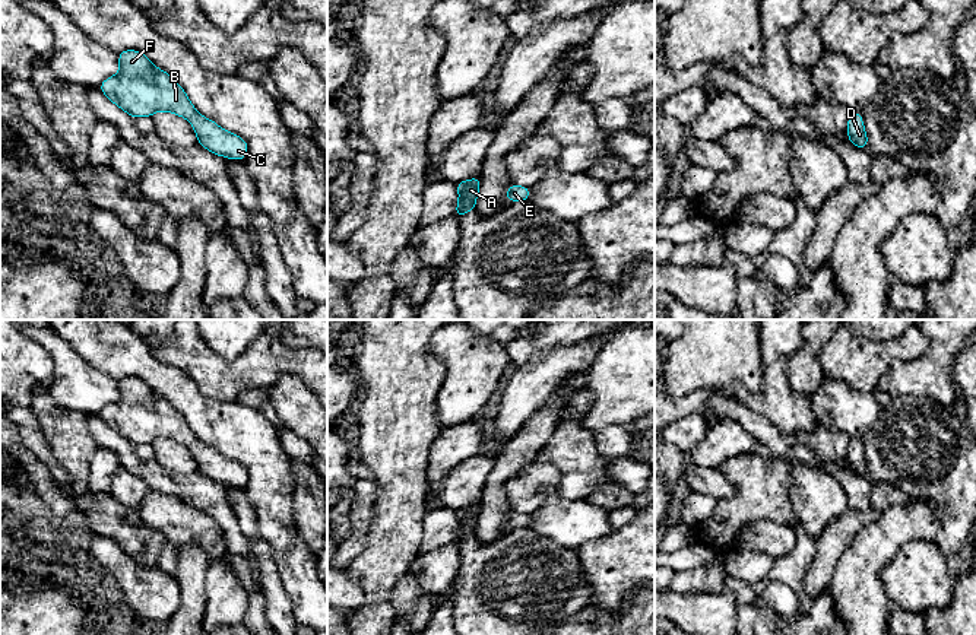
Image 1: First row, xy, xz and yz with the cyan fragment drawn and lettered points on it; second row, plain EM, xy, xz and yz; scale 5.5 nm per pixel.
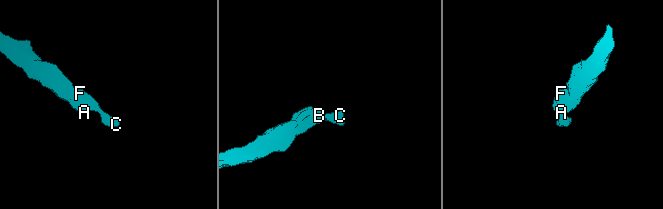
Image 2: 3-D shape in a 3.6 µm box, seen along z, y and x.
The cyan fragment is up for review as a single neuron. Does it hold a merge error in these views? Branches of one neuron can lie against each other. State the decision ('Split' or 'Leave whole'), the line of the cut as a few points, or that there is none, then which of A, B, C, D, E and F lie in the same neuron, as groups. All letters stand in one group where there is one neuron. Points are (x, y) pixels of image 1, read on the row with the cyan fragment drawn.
Leave whole. No split. Groups: A B C D E F

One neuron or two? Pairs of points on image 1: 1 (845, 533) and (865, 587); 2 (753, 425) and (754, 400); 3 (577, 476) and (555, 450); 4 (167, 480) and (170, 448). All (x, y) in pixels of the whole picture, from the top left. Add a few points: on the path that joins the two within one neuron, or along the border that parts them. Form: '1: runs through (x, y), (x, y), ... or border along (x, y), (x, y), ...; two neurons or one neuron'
1: border along (872, 521), (856, 535), (842, 555), (833, 577); two neurons
2: border along (731, 394), (783, 432); two neurons
3: runs through (576, 470), (561, 456); one neuron
4: border along (154, 459), (174, 472), (190, 473), (196, 470); two neurons

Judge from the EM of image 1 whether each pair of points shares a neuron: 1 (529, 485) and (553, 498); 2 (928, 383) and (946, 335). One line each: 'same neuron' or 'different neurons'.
1: different neurons
2: same neuron

